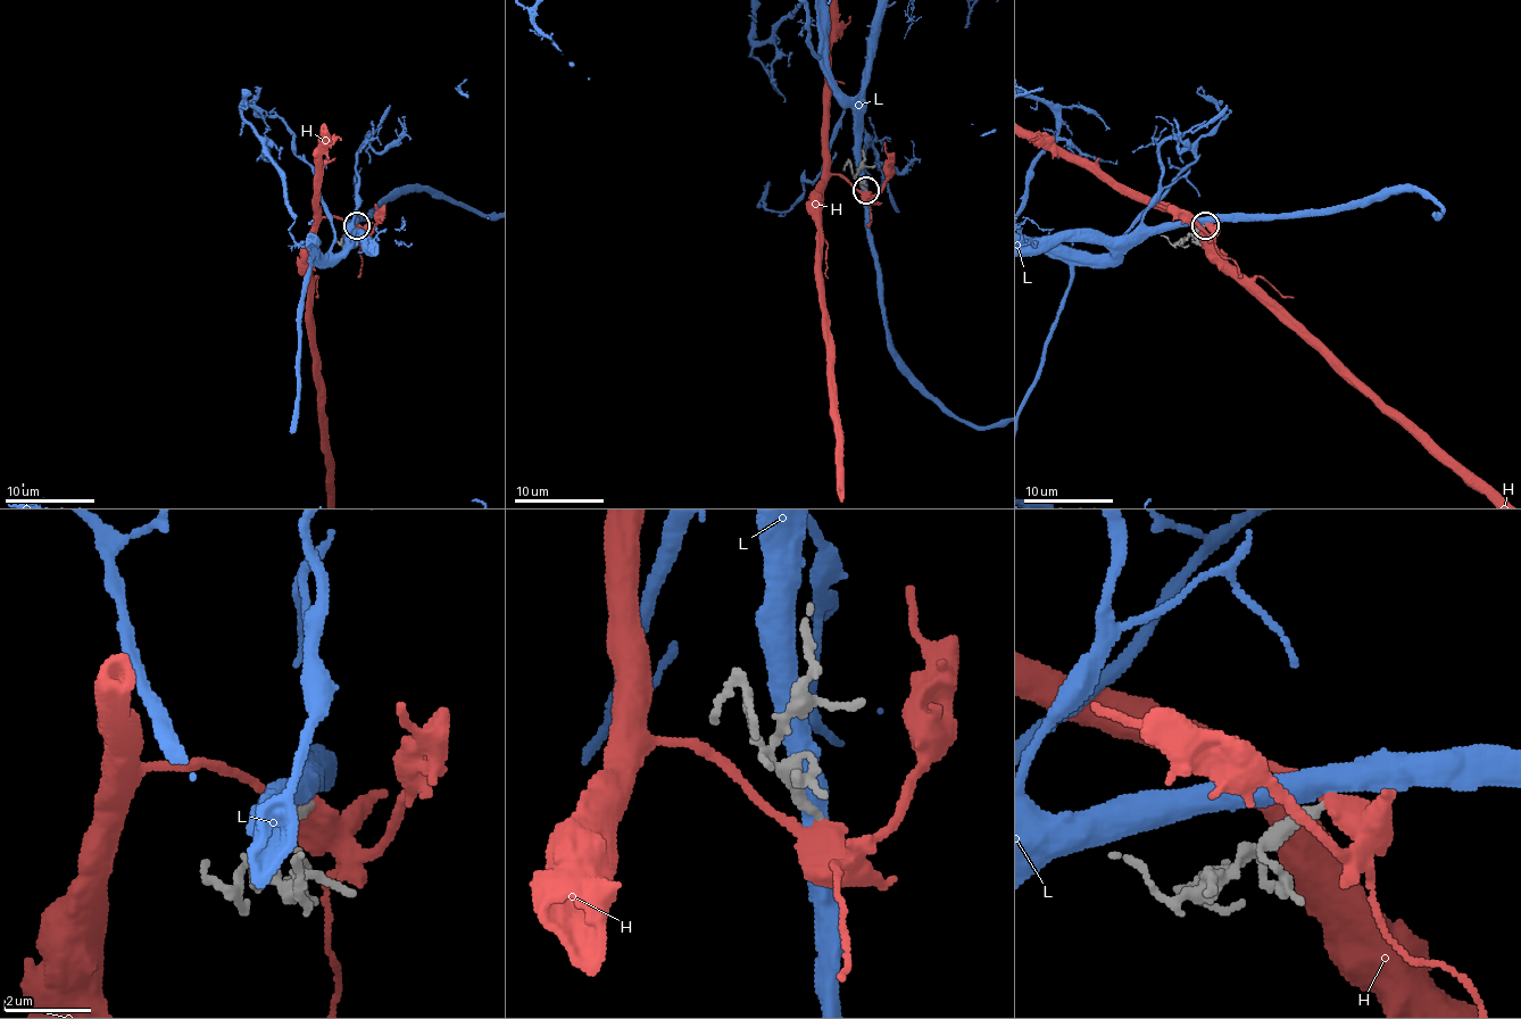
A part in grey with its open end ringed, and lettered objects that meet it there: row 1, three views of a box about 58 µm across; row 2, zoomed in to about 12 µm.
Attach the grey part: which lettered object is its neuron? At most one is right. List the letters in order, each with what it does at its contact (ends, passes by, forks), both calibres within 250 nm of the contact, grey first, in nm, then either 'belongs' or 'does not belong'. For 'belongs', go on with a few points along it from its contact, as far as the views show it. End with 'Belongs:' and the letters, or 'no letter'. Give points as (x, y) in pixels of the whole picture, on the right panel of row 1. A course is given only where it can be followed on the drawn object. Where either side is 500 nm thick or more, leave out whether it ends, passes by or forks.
H: it passes by | 280/400 nm | does not belong
L: 360/500 nm | does not belong
Belongs: no letter

